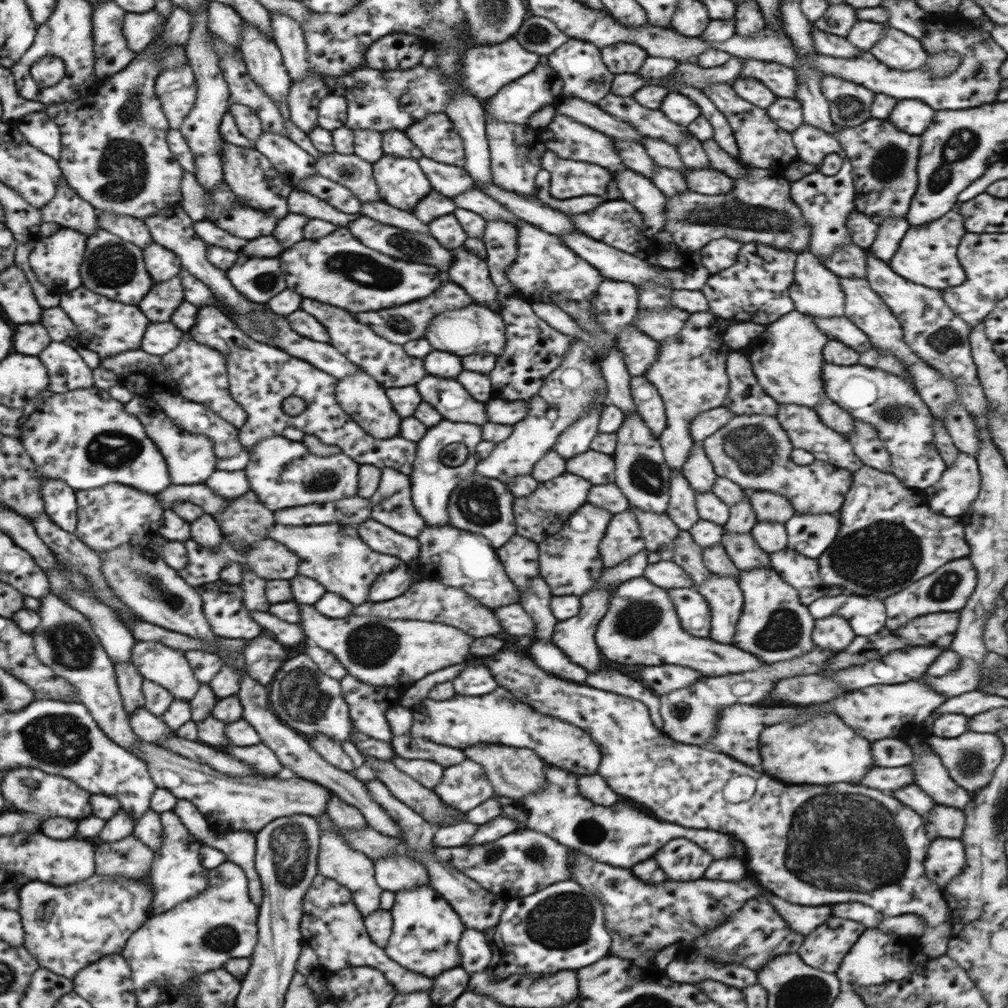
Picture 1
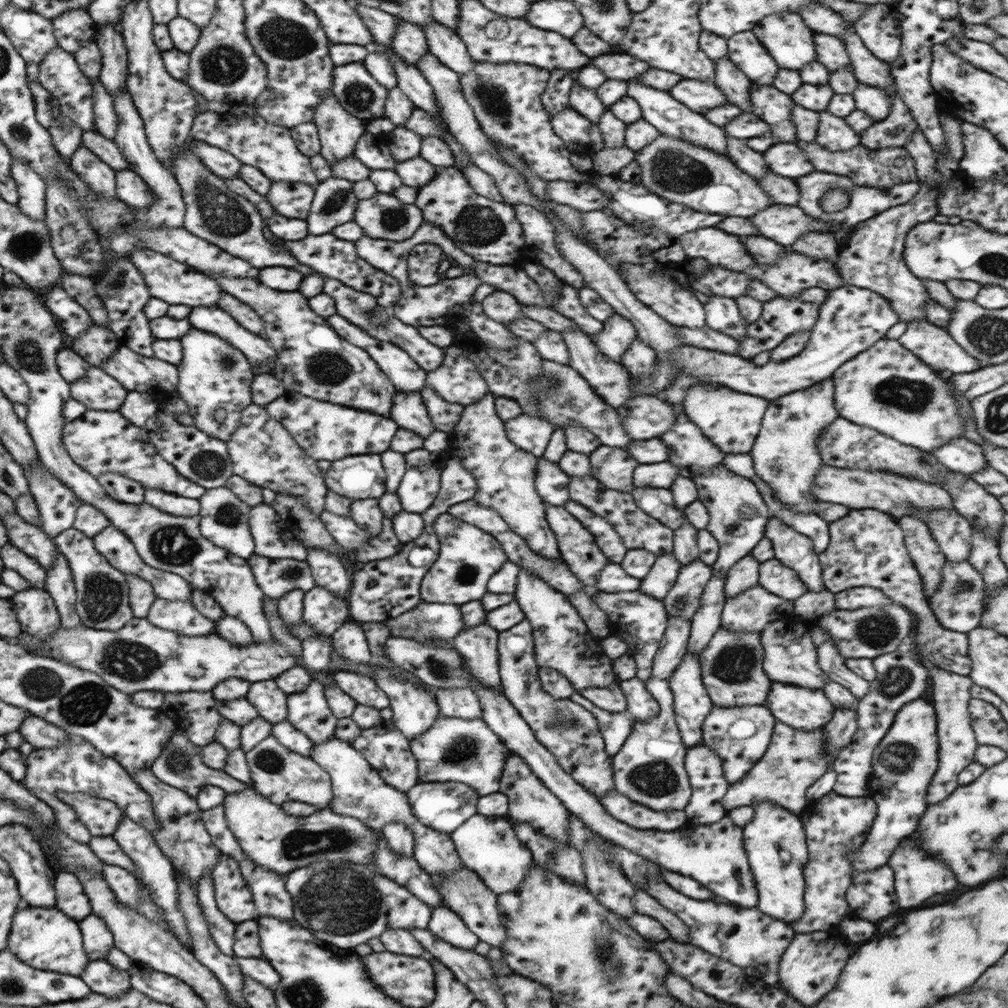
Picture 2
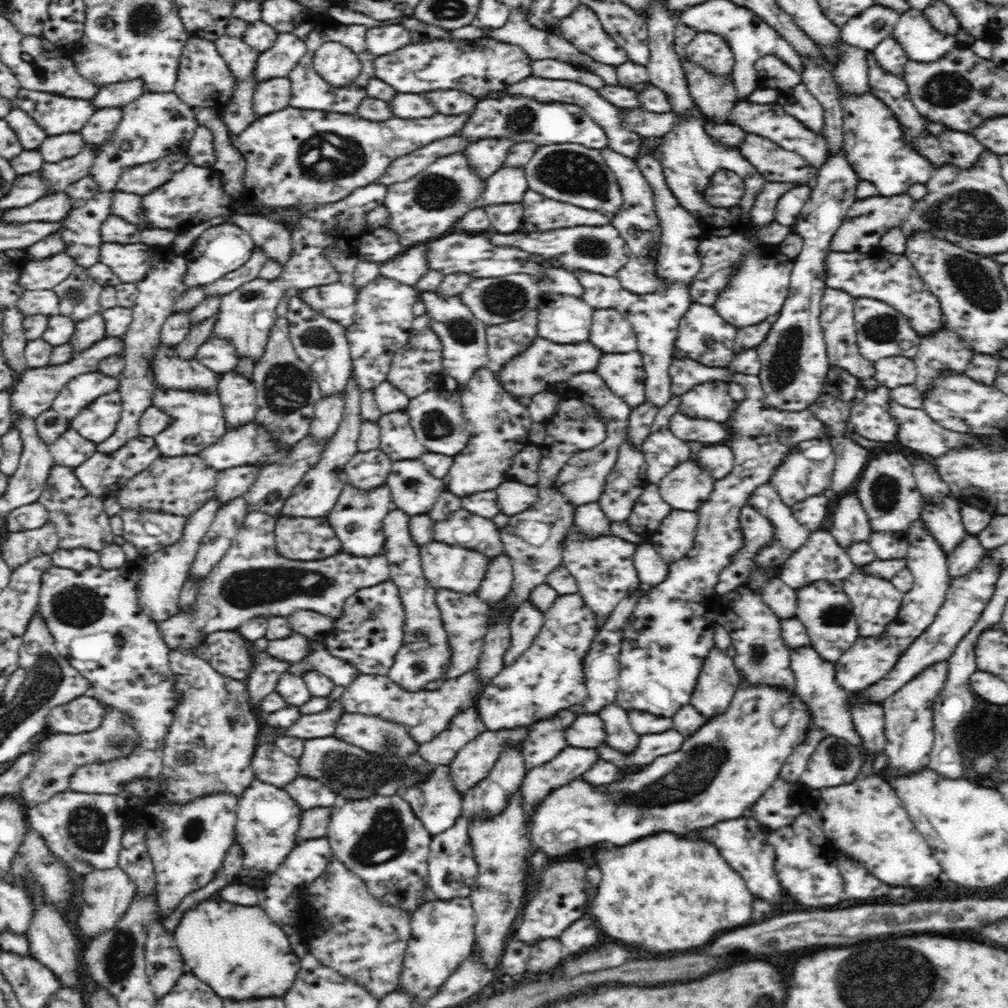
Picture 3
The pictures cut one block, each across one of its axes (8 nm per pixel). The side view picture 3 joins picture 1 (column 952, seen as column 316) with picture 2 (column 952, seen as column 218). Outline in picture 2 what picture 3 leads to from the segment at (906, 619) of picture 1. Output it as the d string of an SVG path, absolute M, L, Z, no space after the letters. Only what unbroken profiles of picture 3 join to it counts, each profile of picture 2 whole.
M946 560L941 568L941 581L938 590L928 602L937 622L948 631L968 633L979 627L985 609L985 582L982 575L968 560L955 562Z

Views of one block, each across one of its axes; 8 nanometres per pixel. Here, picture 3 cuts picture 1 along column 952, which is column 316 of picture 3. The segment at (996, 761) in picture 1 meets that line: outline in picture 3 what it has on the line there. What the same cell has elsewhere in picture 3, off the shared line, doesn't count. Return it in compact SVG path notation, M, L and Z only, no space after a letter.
M333 736L323 738L312 738L303 740L302 754L297 758L299 764L299 776L307 776L319 780L324 786L333 790L337 796L343 800L364 800L370 796L392 796L397 794L397 788L400 786L416 786L420 782L424 782L430 774L432 774L433 764L422 759L419 752L410 753L405 757L396 755L380 755L376 753L366 752L366 750L344 740L340 740Z

